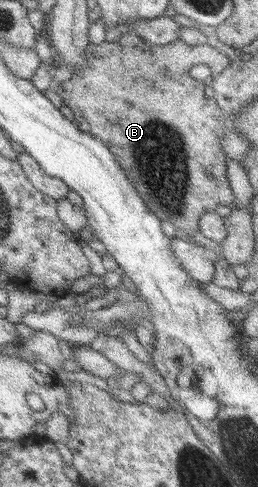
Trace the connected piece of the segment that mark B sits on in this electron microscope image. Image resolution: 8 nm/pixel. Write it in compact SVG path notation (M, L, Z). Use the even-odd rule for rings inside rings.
M126 31L116 42L104 41L100 44L89 44L85 50L85 62L80 68L73 71L73 75L69 80L63 81L55 86L58 96L64 100L64 105L67 105L74 112L73 123L78 125L82 132L90 133L92 136L101 140L116 157L118 164L126 173L126 176L133 182L134 188L143 198L146 206L162 220L169 220L174 224L175 230L182 230L188 234L189 240L193 238L196 231L199 230L199 220L205 212L215 211L217 206L229 206L234 208L235 198L232 192L229 180L227 177L227 158L221 149L221 138L226 132L225 118L222 116L220 107L216 105L213 99L209 99L204 94L206 85L193 76L189 75L189 70L196 64L220 64L223 67L228 66L233 59L231 55L216 54L215 56L204 56L204 54L186 54L186 44L178 39L174 42L165 45L151 45L145 40L142 40L136 33Z

